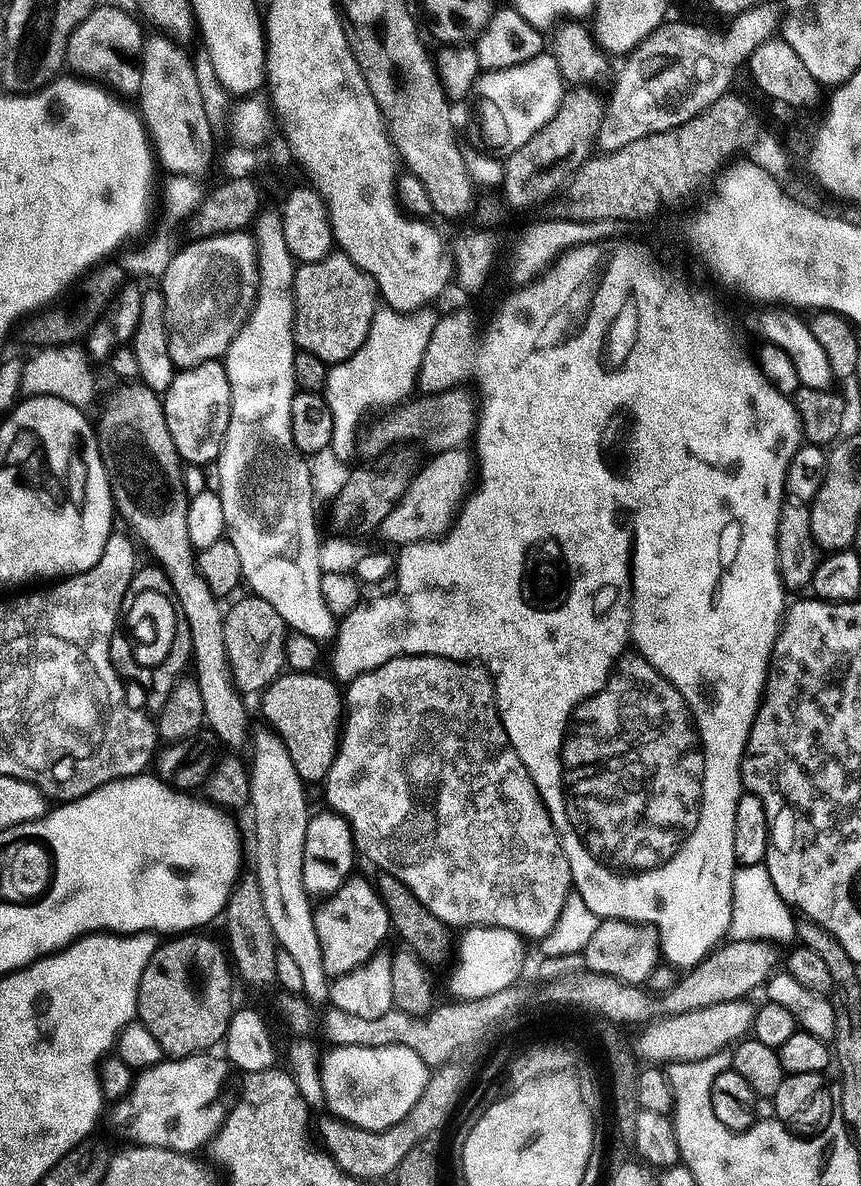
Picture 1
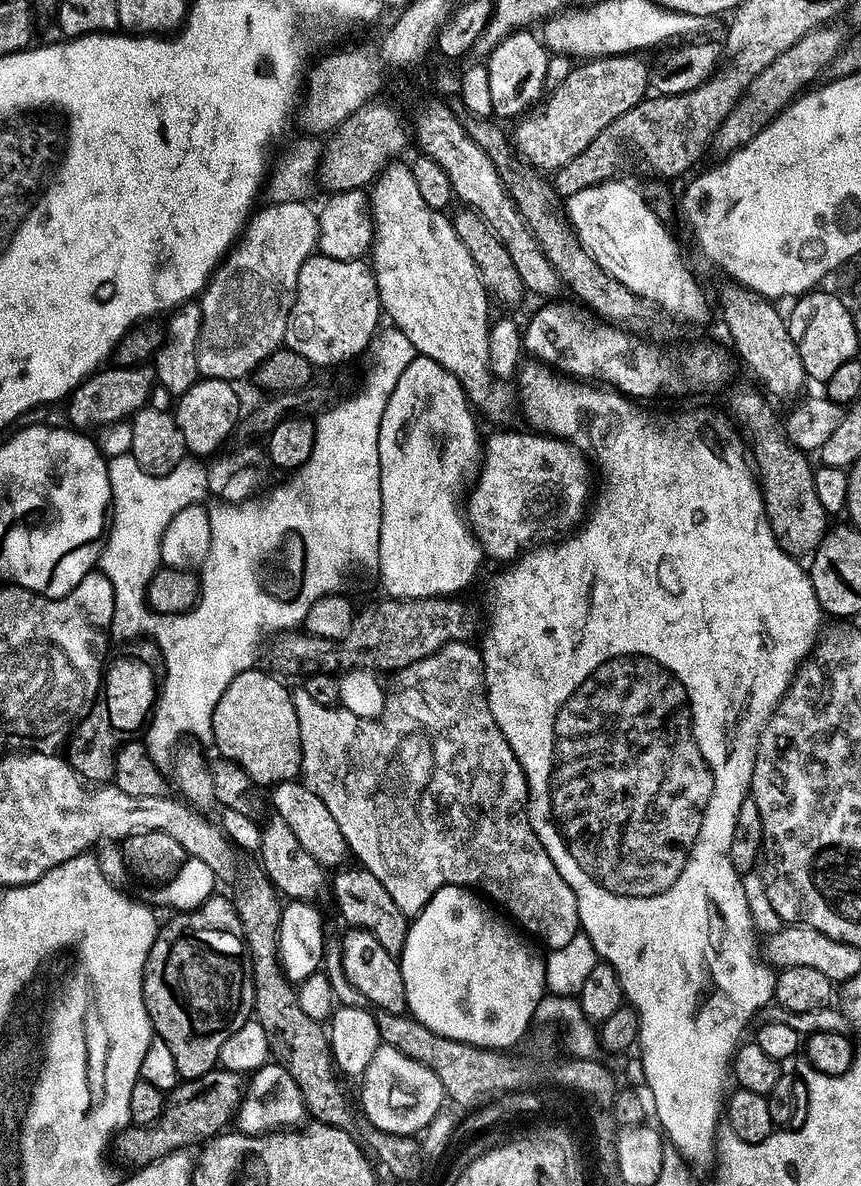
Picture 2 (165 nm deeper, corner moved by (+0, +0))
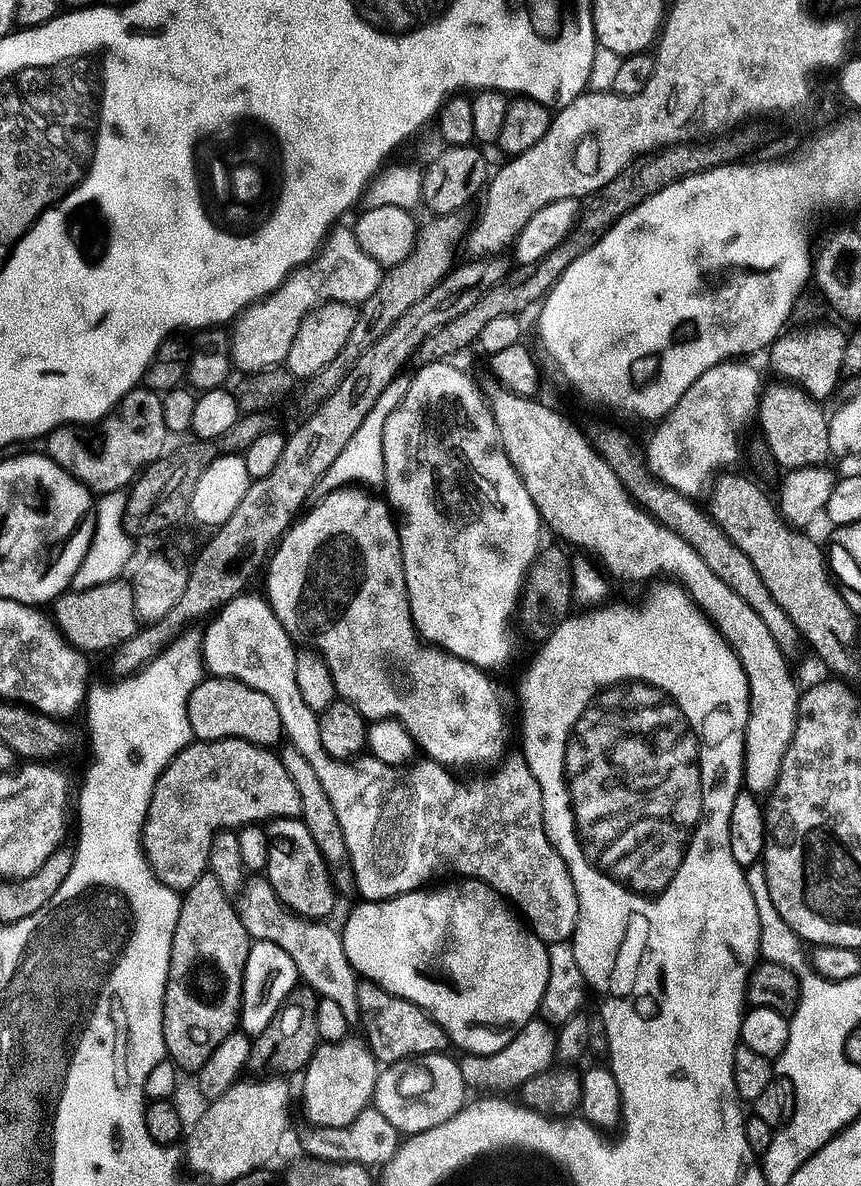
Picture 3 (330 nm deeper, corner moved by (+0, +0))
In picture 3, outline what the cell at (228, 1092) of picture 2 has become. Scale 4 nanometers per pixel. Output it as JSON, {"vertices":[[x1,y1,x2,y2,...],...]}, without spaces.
{"vertices":[[298,986,290,994,290,998,286,998,283,1010,276,1015,274,1022,270,1022,270,1026,266,1026,266,1030,261,1036,255,1037,252,1046,252,1056,249,1058,248,1068,254,1070,257,1068,257,1073,275,1074,280,1078,291,1077,291,1072,297,1074,303,1073,307,1069,308,1064,314,1058,316,1049,320,1047,322,1041,318,1034,318,1006,321,998,317,996,314,989,307,986]]}

